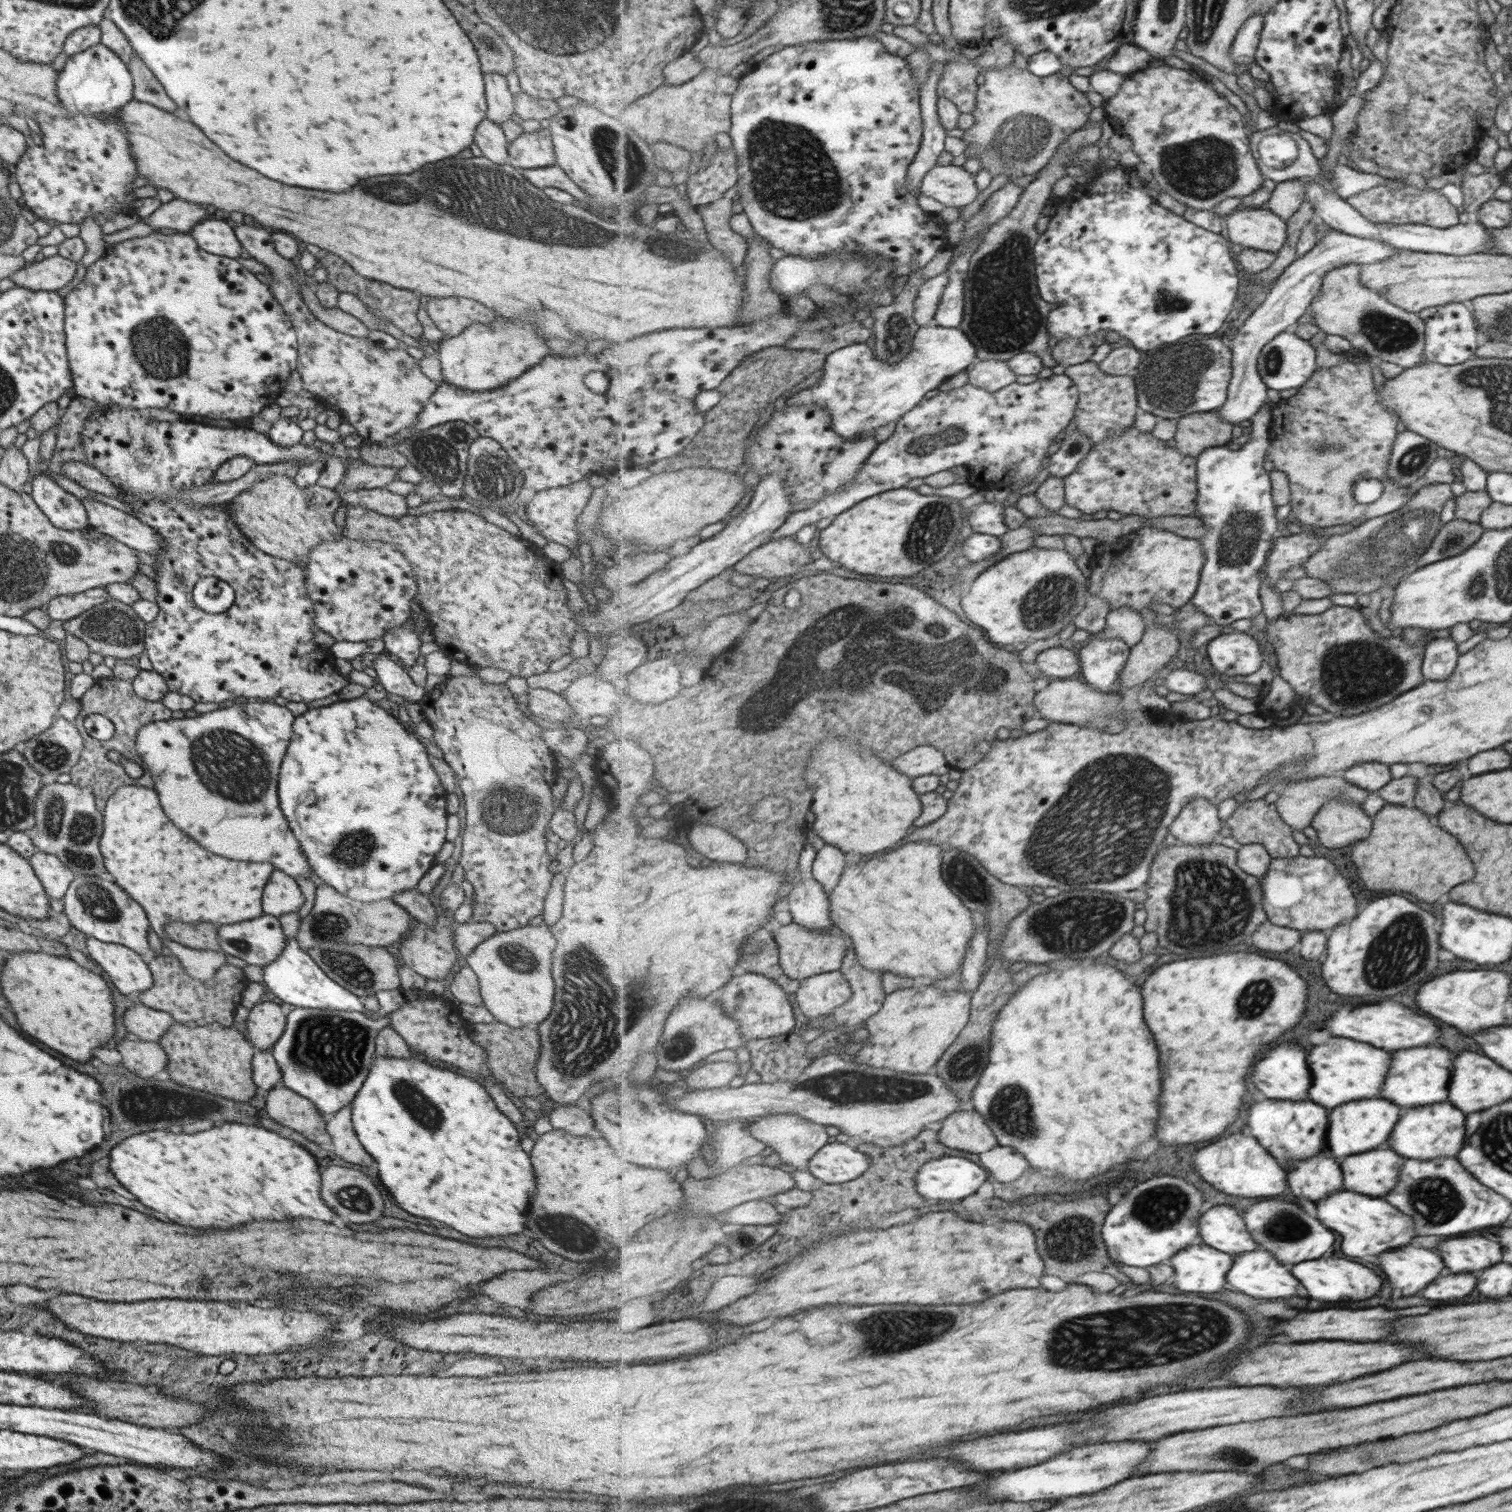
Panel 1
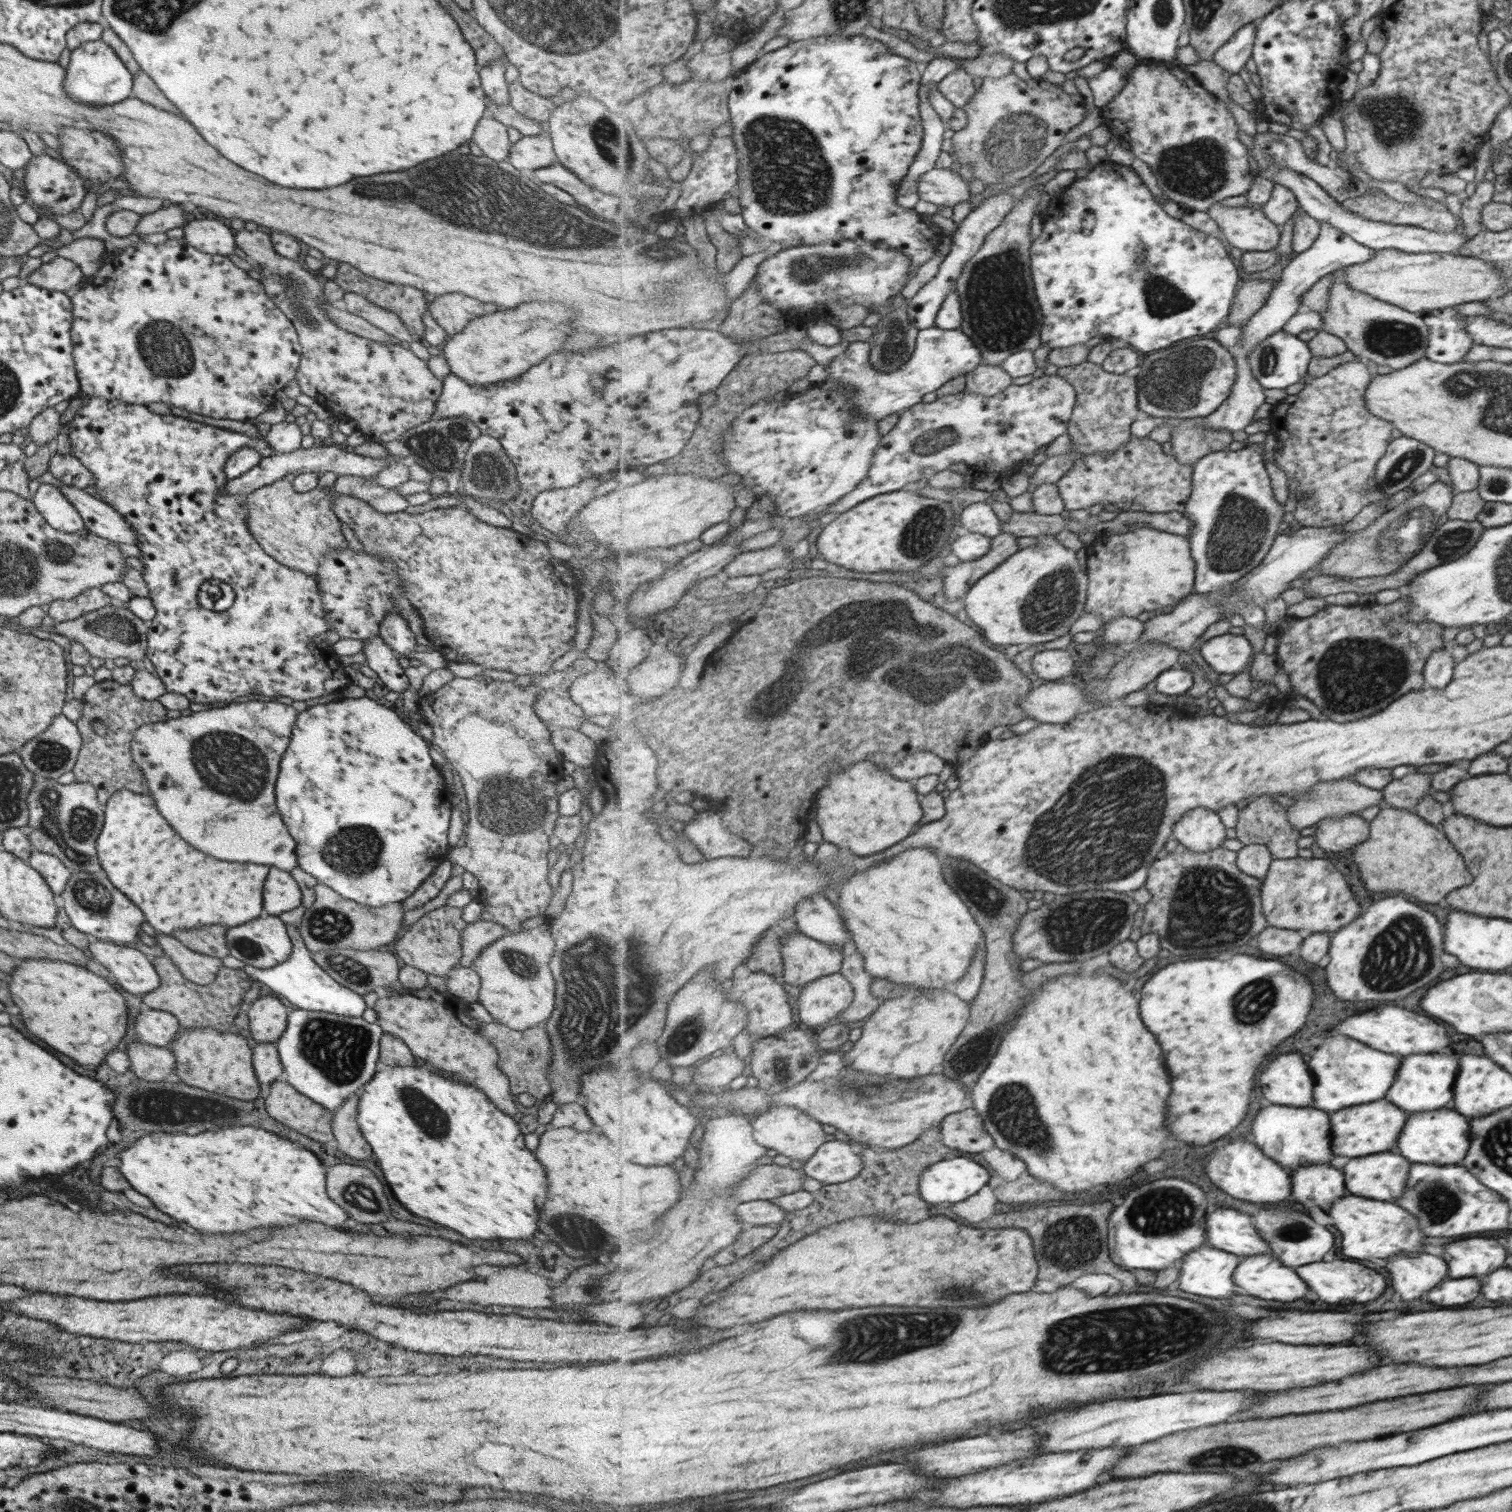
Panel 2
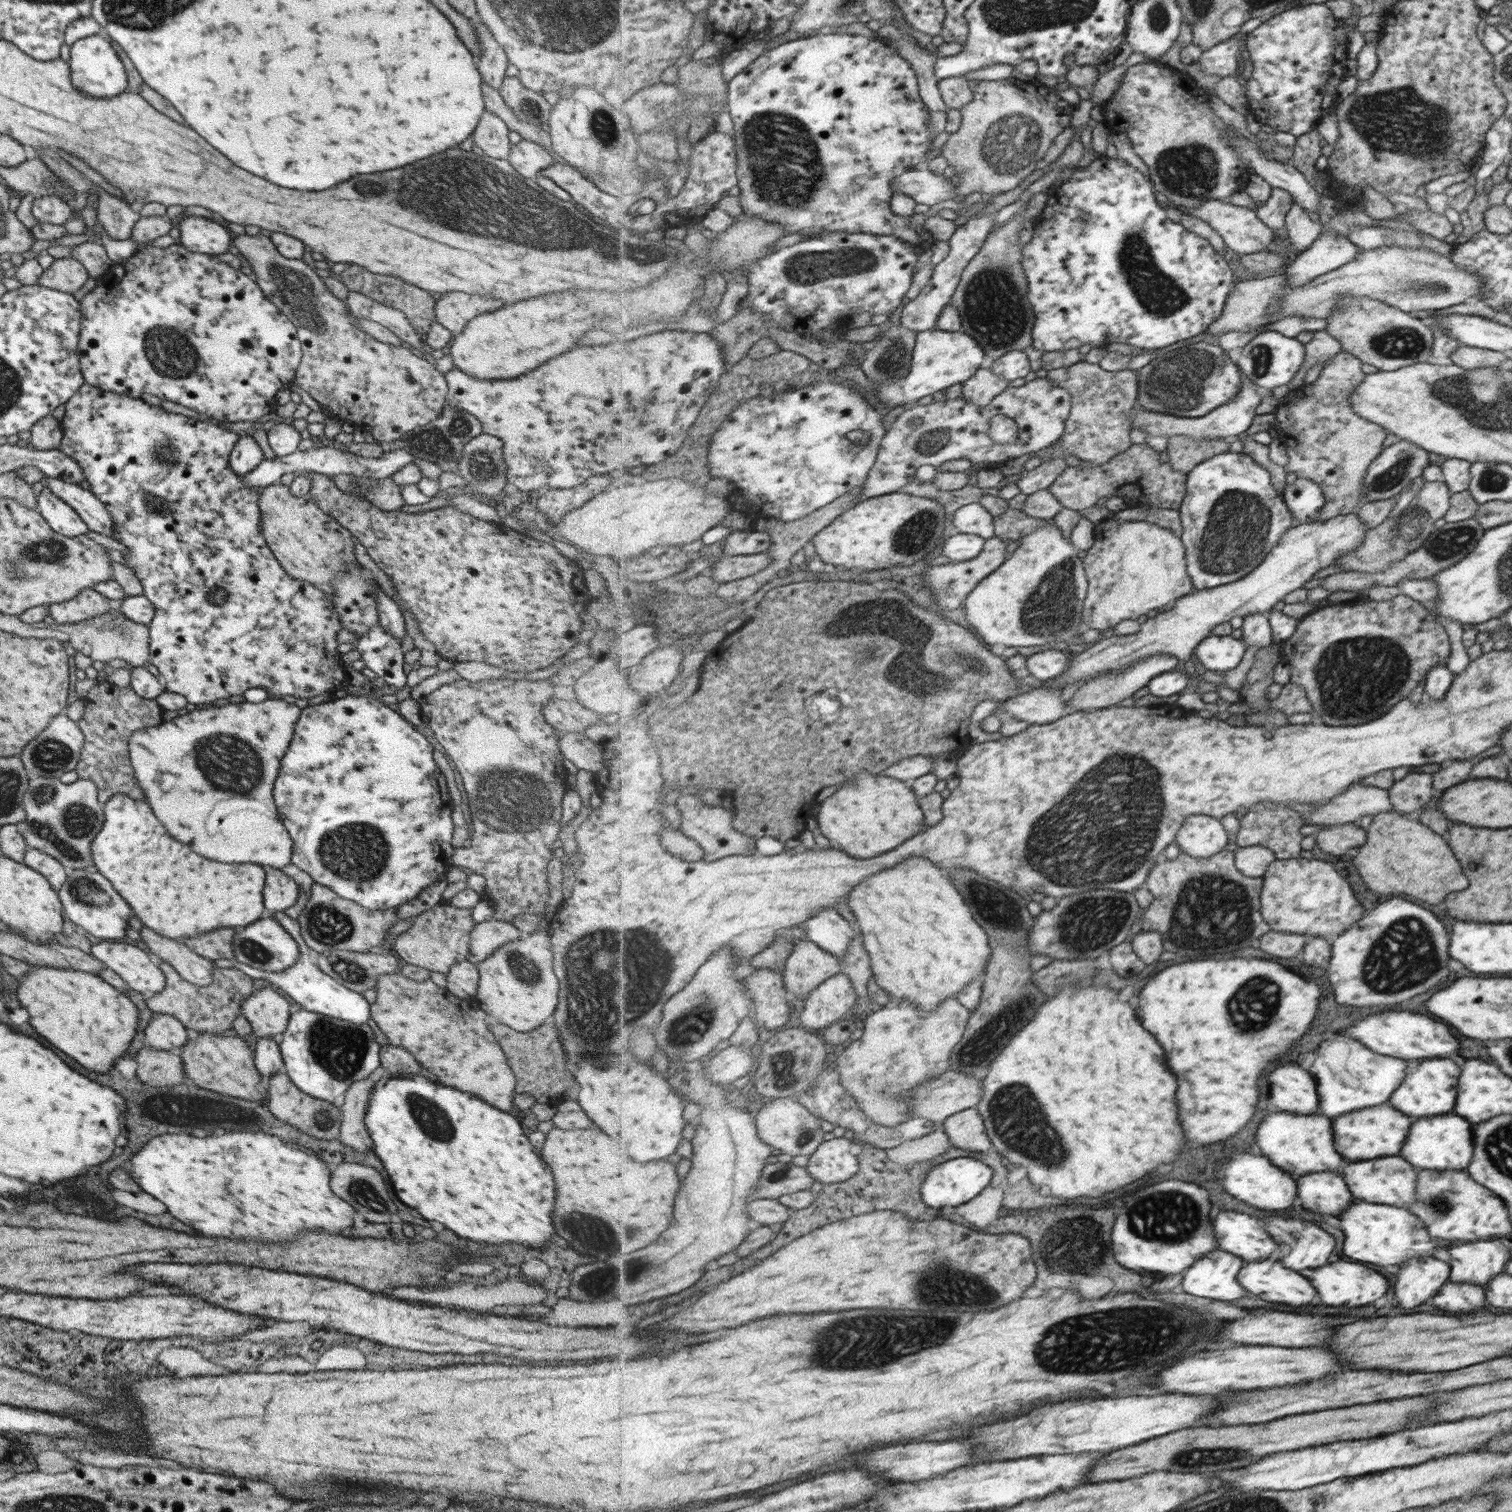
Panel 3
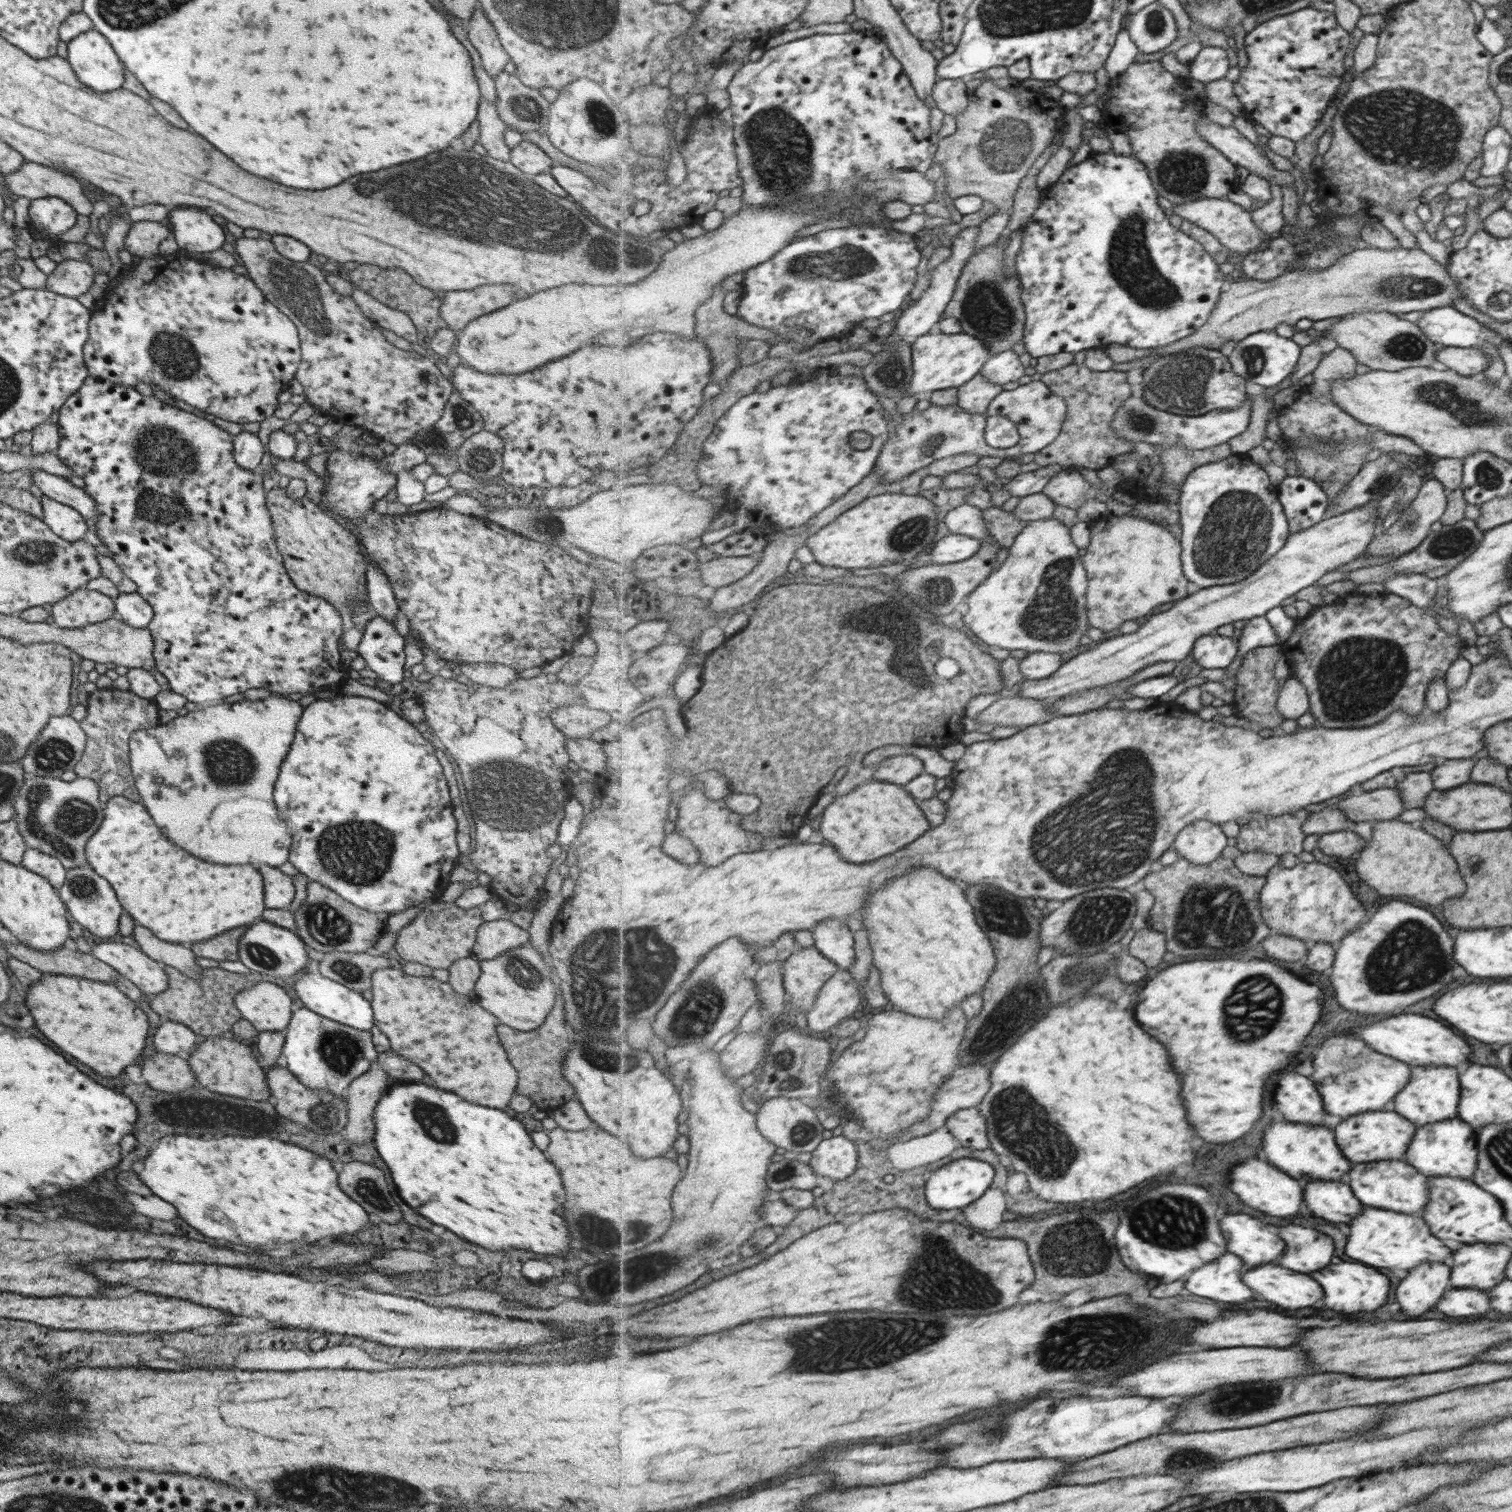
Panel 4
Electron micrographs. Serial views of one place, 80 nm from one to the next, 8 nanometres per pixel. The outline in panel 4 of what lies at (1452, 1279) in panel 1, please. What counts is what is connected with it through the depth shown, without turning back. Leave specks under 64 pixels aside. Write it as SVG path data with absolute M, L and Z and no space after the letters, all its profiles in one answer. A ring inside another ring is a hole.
M1461 1288L1461 1290L1449 1290L1445 1292L1445 1300L1437 1304L1437 1310L1451 1318L1465 1318L1465 1320L1477 1320L1487 1312L1487 1296L1475 1288Z

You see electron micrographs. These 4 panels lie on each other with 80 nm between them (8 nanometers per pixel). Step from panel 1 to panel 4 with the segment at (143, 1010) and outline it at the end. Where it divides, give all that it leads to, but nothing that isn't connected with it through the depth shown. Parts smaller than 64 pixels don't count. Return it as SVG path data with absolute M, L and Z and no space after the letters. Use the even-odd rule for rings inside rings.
M161 1020L161 1024L151 1036L155 1051L187 1058L198 1045L195 1033L184 1024L172 1020Z

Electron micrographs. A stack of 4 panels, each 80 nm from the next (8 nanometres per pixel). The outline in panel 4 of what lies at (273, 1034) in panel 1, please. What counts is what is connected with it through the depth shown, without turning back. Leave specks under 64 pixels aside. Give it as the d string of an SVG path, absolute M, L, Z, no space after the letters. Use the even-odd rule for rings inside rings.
M254 978L250 980L249 987L241 989L233 997L233 1004L242 1018L250 1022L258 1032L280 1031L287 1026L290 1019L291 998L289 994L282 987L271 983L269 979Z

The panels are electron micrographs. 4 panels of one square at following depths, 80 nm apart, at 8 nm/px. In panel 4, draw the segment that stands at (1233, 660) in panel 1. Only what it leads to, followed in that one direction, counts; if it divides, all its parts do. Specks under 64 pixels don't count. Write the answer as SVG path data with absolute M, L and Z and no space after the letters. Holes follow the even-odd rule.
M1217 634L1207 635L1197 640L1192 654L1202 668L1227 668L1237 656L1237 641Z

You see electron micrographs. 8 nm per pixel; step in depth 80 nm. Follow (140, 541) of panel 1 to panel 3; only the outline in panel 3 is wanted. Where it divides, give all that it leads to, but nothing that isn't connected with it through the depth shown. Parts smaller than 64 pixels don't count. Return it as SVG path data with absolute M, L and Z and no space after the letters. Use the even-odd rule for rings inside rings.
M44 476L41 483L57 499L65 502L77 513L89 530L103 536L110 536L112 520L109 513L103 509L103 504L97 501L91 492L79 487L78 484L66 483L51 477Z

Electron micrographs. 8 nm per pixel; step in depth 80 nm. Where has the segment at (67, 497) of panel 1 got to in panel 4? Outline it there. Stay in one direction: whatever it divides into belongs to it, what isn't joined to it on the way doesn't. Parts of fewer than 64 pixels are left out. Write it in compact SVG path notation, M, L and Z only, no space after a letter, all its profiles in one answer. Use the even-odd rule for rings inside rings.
M44 495L41 497L40 506L42 521L53 534L69 542L83 538L87 526L84 518L73 508L59 504Z

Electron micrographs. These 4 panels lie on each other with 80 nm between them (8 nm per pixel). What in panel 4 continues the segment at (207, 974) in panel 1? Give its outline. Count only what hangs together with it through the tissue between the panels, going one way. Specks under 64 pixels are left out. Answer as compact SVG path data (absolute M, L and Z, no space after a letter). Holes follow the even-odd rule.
M135 926L131 936L138 949L151 960L176 968L181 974L191 975L193 980L199 981L201 978L203 968L195 964L195 956L187 945L163 942L141 926Z

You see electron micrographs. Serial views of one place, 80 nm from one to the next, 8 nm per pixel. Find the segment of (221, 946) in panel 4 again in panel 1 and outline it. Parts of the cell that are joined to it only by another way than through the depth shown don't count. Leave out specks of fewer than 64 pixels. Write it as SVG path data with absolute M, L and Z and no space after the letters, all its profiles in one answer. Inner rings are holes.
M171 922L165 924L165 936L173 942L195 950L222 951L217 944L217 928L219 924L181 924Z

